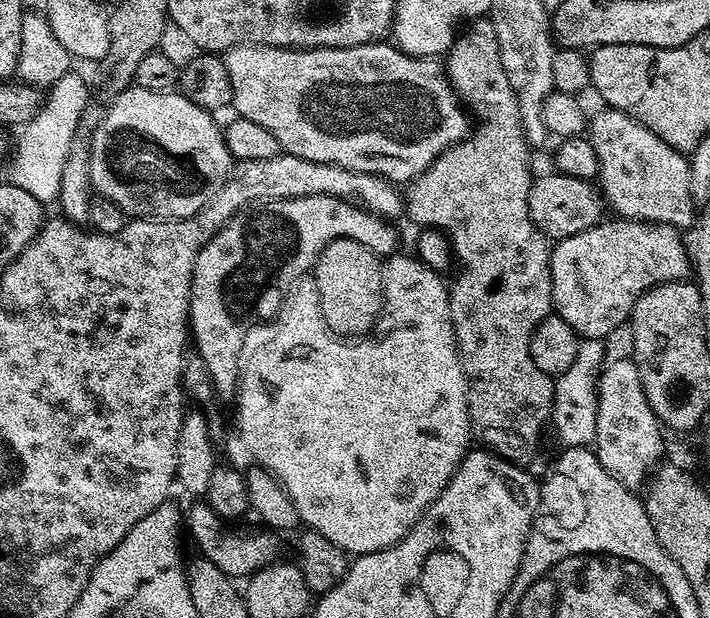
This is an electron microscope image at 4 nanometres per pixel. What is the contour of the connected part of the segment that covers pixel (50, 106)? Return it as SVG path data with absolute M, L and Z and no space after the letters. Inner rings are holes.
M75 74L58 78L58 82L47 89L38 114L28 124L19 129L20 141L15 141L12 156L12 169L6 176L7 183L34 194L42 202L55 201L62 186L62 166L66 154L70 154L70 138L78 130L78 118L82 118L82 106L86 106L90 91L86 80ZM16 148L16 153L15 152Z

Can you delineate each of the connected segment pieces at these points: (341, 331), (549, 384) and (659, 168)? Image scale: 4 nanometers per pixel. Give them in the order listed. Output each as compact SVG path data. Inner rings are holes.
M338 238L322 250L322 254L316 260L314 275L320 295L322 318L331 332L335 332L341 338L360 338L364 336L360 328L365 328L368 333L372 331L373 328L368 325L368 320L375 323L380 317L380 308L384 305L384 269L381 257L366 246L362 246L362 242L350 238Z
M479 17L474 20L467 28L469 28L465 33L464 31L457 37L455 43L452 44L452 47L449 48L446 54L446 71L448 73L448 81L452 83L452 88L456 91L456 95L460 97L461 101L470 109L471 115L476 116L481 120L481 124L471 129L469 135L465 136L463 140L456 141L456 145L452 148L447 148L447 150L442 153L442 155L436 159L431 166L429 166L425 172L416 177L415 180L411 181L406 188L406 216L407 219L412 219L414 223L420 224L421 229L425 228L438 228L441 232L444 233L448 238L448 243L452 245L452 255L458 261L460 260L461 268L460 273L456 276L456 281L451 281L450 287L448 289L448 301L450 302L450 318L452 319L452 325L454 326L454 334L456 335L456 349L460 355L460 365L464 371L464 375L468 378L468 413L470 414L470 422L472 423L472 434L477 441L481 440L483 447L489 452L496 453L497 456L501 456L503 460L509 460L511 464L517 466L528 466L528 463L536 456L536 451L540 448L540 435L543 434L544 428L549 427L550 421L552 419L552 403L554 402L554 380L553 377L542 374L542 370L538 370L538 366L534 366L534 358L530 358L530 338L532 337L532 331L539 326L539 324L544 321L547 316L553 315L554 309L552 307L552 248L550 247L549 237L544 236L538 230L538 226L530 218L530 206L528 205L528 195L530 194L530 186L534 179L533 173L528 173L528 152L530 153L530 145L528 139L524 137L524 127L522 126L522 118L520 117L520 107L518 106L518 98L514 94L514 90L510 86L510 82L506 78L506 70L502 70L502 58L499 57L499 42L496 36L496 30L490 21L489 17Z
M605 107L603 111L593 120L591 117L586 135L588 141L594 146L594 154L598 154L600 167L598 184L602 189L603 199L616 211L613 213L626 220L647 220L650 224L669 224L671 228L687 230L690 227L691 229L694 224L694 212L692 216L694 201L690 190L688 156L674 150L666 142L662 142L658 134L654 134L649 128L642 126L617 108Z

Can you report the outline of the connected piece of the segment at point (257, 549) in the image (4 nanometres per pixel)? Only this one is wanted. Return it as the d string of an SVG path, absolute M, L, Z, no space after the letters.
M196 500L192 502L193 506L184 514L184 524L198 546L199 552L206 560L218 566L229 579L245 579L253 573L262 569L268 563L273 563L276 559L278 550L277 535L272 532L259 530L260 532L236 532L226 529L229 528L225 521L217 512L207 504L207 501Z

